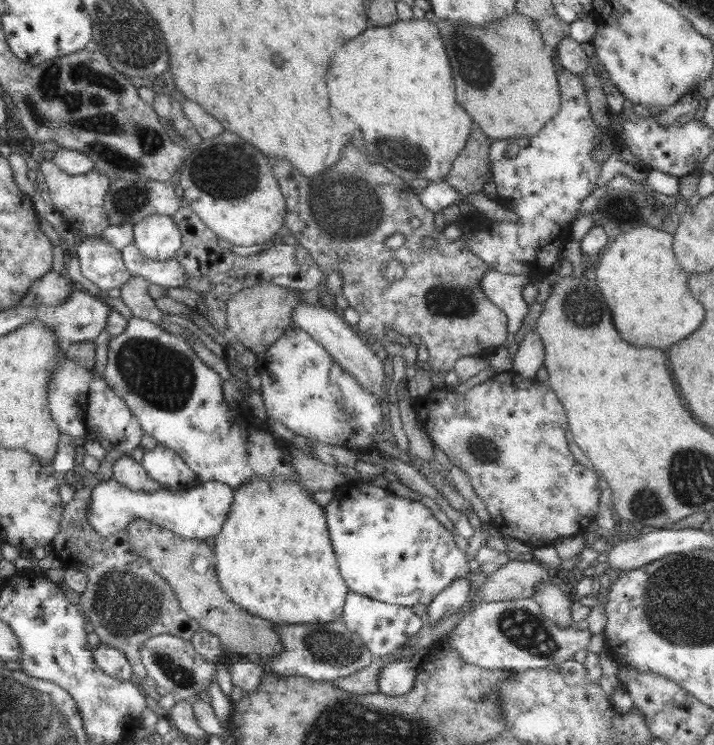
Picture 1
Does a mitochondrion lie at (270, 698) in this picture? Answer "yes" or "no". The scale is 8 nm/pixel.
no

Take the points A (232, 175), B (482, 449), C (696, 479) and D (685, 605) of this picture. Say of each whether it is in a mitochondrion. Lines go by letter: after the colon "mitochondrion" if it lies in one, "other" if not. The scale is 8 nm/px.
A: mitochondrion
B: mitochondrion
C: mitochondrion
D: mitochondrion

